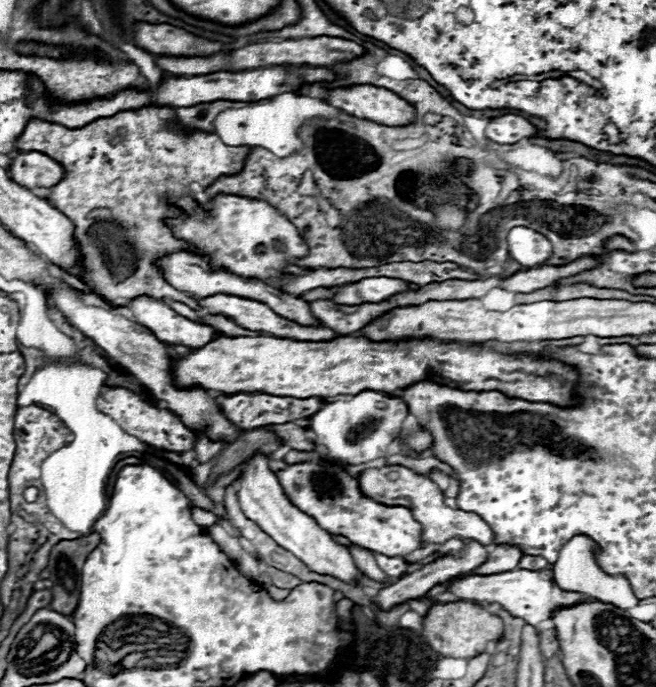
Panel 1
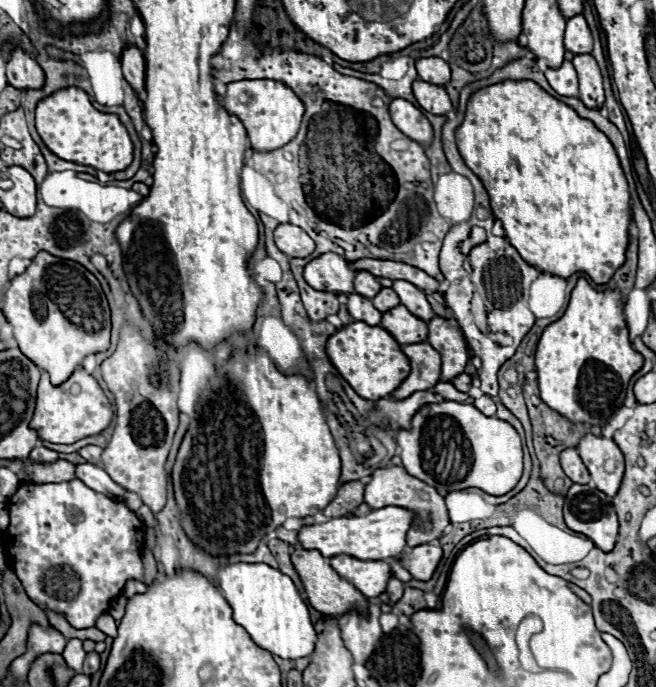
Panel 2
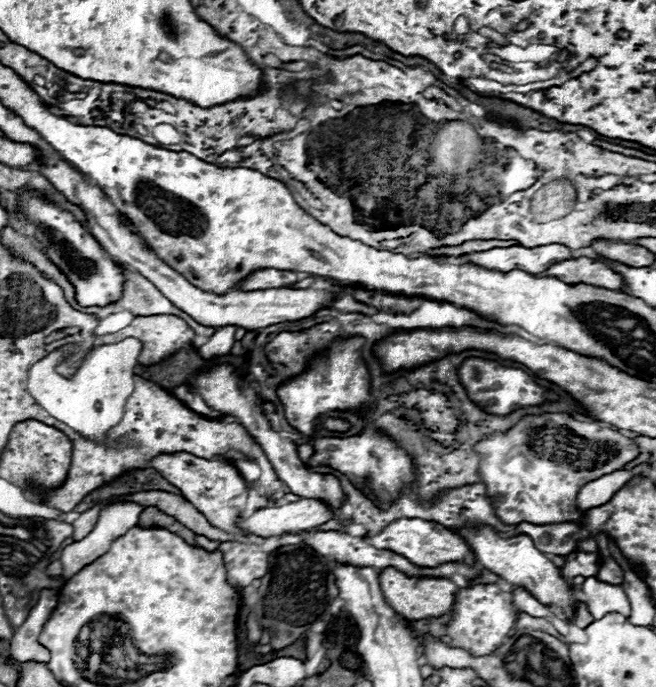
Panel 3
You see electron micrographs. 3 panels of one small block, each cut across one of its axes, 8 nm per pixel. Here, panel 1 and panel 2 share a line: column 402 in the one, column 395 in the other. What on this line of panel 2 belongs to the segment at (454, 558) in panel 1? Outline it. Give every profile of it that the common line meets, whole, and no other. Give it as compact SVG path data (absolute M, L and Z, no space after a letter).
M392 576L390 580L388 580L388 596L390 596L390 602L398 602L400 600L400 596L402 596L402 592L404 592L404 582L402 580L398 580L396 576Z

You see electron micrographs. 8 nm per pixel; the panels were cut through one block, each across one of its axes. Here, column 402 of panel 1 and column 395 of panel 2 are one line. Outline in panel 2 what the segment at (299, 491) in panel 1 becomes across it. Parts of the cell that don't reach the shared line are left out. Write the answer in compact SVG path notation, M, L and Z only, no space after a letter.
M386 506L380 510L372 510L366 516L352 518L330 518L322 524L302 526L298 530L298 542L304 550L320 550L324 558L332 556L352 556L358 560L384 560L388 556L398 556L406 546L406 532L412 522L412 512L398 506Z

